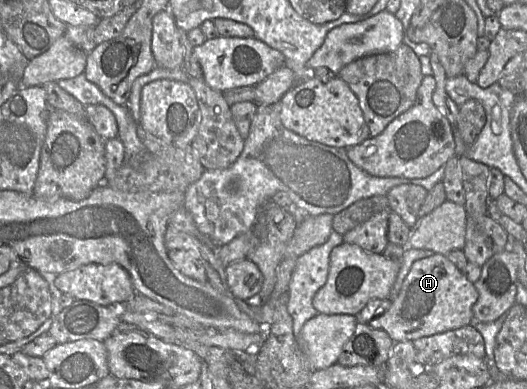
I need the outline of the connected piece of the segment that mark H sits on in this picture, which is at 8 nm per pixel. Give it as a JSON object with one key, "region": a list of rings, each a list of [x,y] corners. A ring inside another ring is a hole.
{"region":[[[435,253],[412,264],[389,309],[368,325],[384,330],[394,342],[413,341],[471,324],[477,299],[474,284],[445,255]]]}

